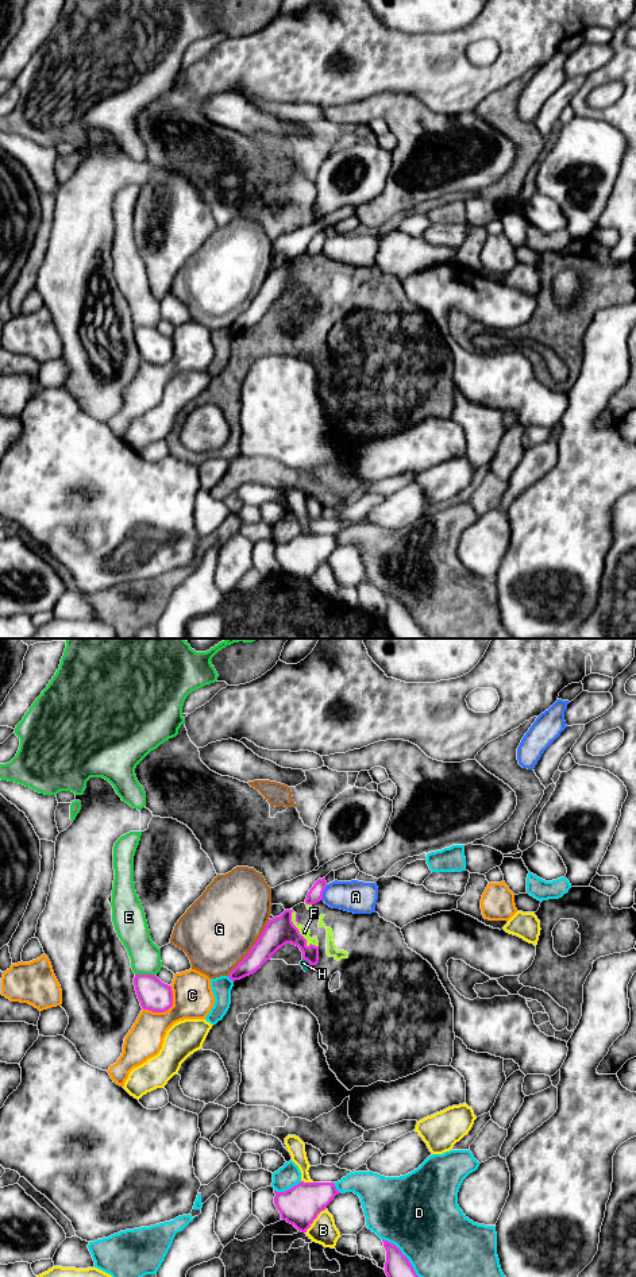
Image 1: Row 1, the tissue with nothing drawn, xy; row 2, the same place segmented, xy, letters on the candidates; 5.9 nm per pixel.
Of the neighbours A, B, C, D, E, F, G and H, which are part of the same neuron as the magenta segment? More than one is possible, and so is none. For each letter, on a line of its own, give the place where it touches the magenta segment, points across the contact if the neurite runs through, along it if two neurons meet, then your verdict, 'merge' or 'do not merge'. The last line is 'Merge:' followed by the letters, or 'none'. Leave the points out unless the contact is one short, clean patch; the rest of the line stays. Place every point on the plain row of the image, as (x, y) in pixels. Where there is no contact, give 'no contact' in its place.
A: xy (323, 243) | do not merge
B: xy (313, 571) | do not merge
C: xy (166, 362) | do not merge
D: xy (404, 608) | do not merge
E: xy (145, 327) | do not merge
F: xy (299, 284) | do not merge
G: xy (251, 300) | do not merge
H: xy (307, 312) | do not merge
Merge: none

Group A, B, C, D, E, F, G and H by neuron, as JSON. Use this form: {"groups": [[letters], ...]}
{"groups": [["A"], ["B"], ["C"], ["D"], ["E"], ["F", "H"], ["G"]]}

